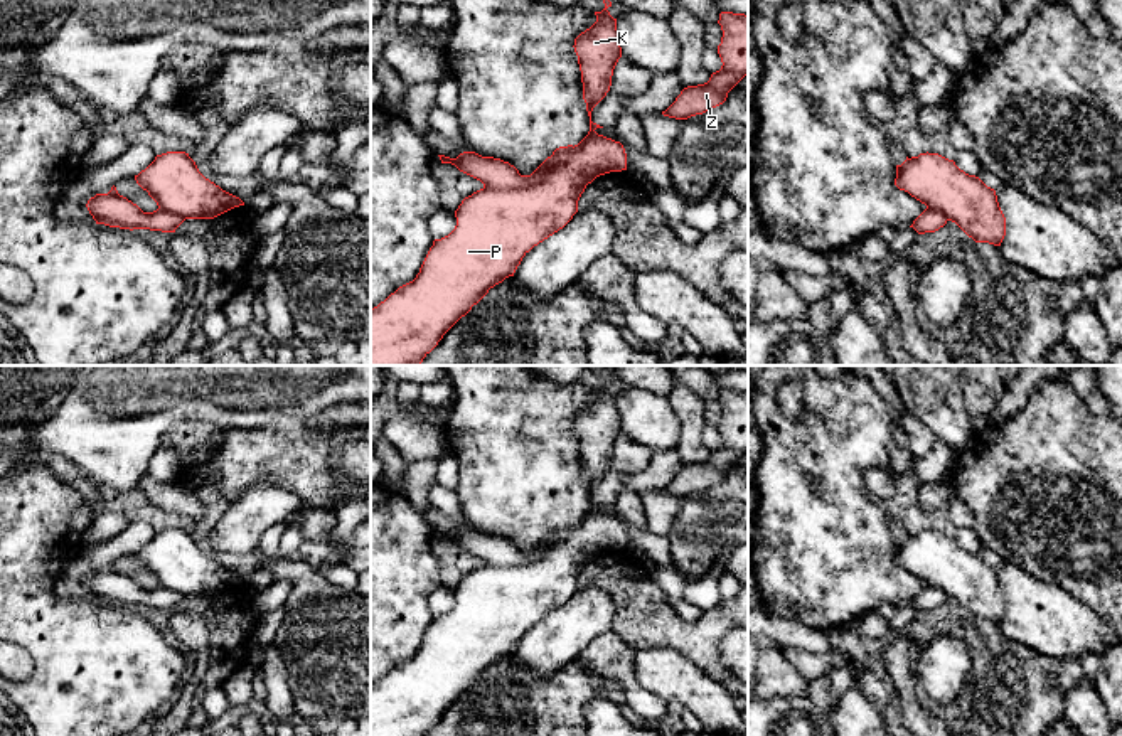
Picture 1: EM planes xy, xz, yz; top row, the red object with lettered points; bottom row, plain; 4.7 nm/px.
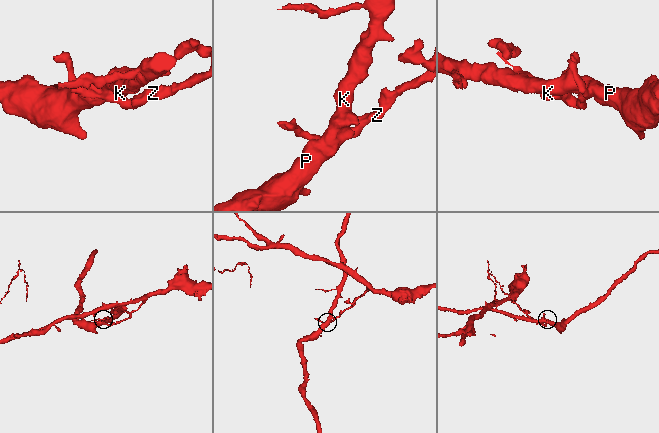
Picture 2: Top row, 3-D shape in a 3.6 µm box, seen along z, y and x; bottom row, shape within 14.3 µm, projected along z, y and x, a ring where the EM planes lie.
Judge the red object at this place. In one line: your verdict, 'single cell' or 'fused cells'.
fused cells

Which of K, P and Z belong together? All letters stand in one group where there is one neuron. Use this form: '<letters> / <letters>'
K P / Z

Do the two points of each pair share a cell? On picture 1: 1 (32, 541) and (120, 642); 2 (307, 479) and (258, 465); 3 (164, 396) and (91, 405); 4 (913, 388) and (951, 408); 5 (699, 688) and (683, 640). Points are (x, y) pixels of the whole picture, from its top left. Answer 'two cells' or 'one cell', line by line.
1: one cell
2: one cell
3: one cell
4: one cell
5: two cells

